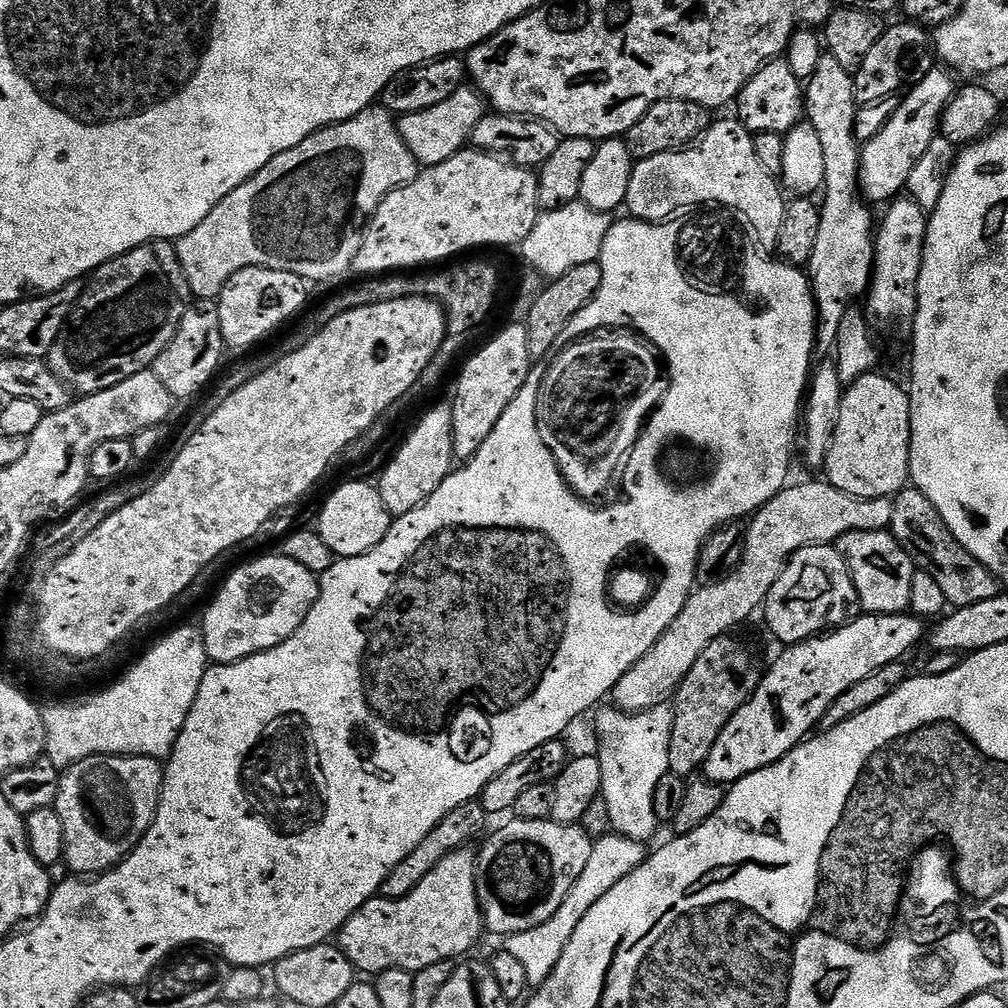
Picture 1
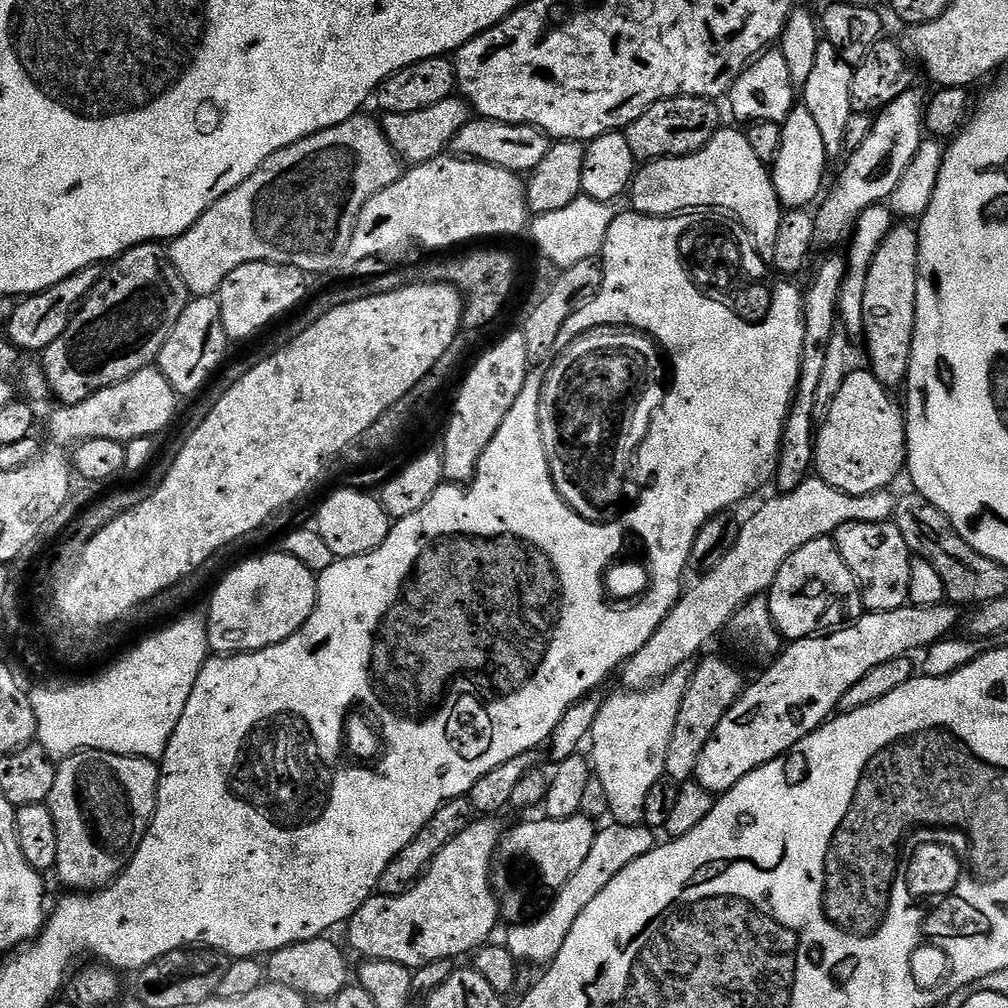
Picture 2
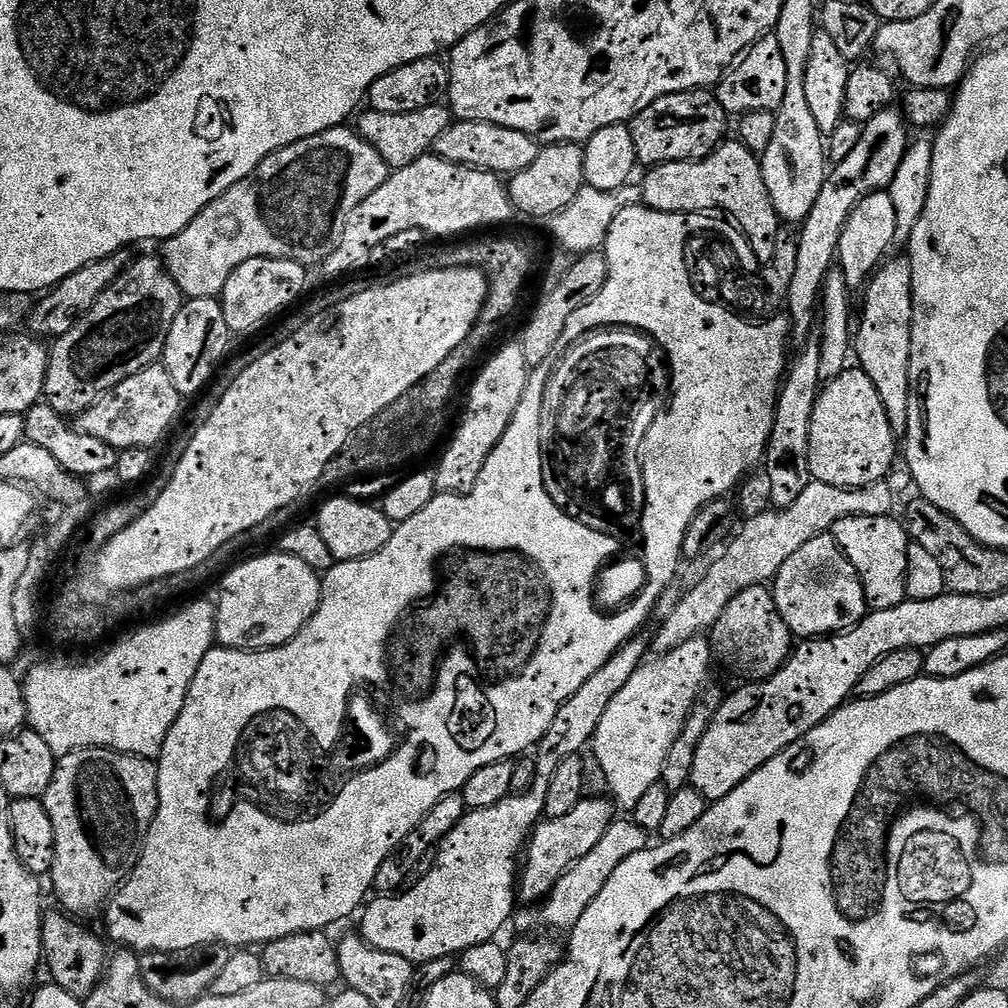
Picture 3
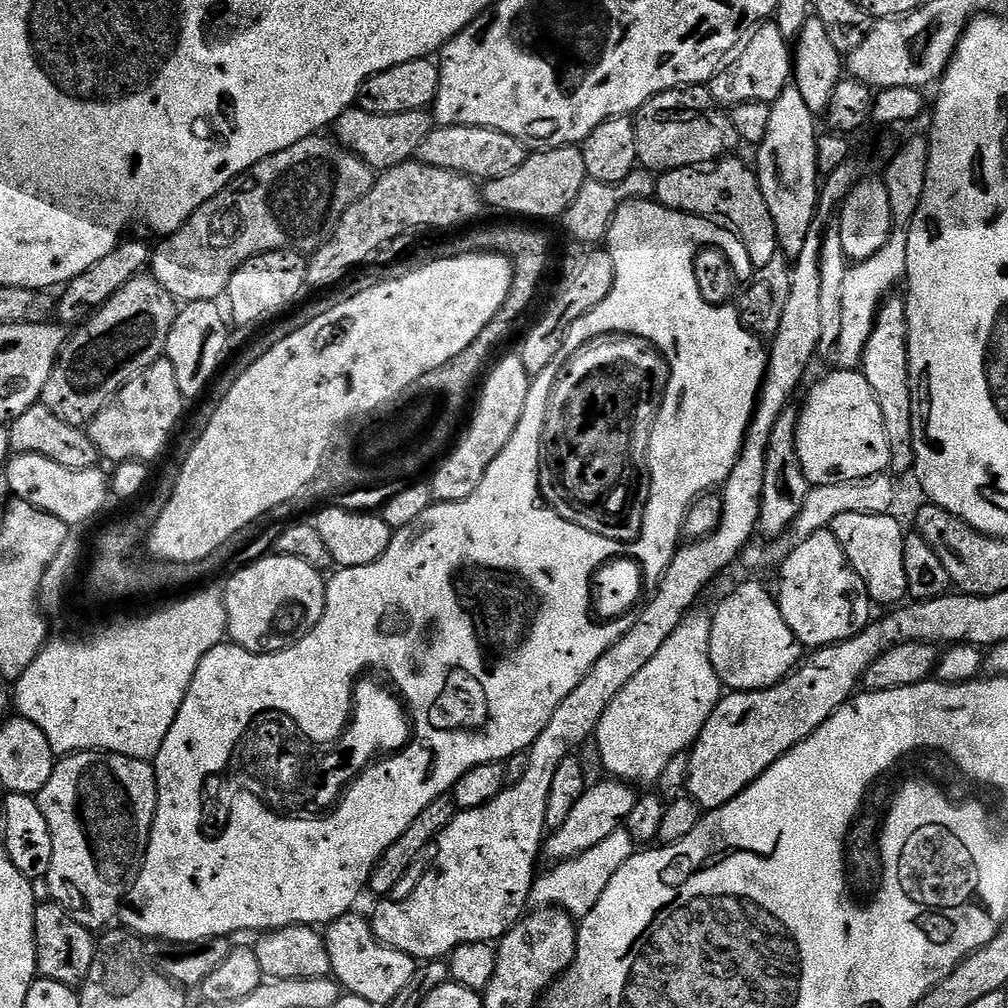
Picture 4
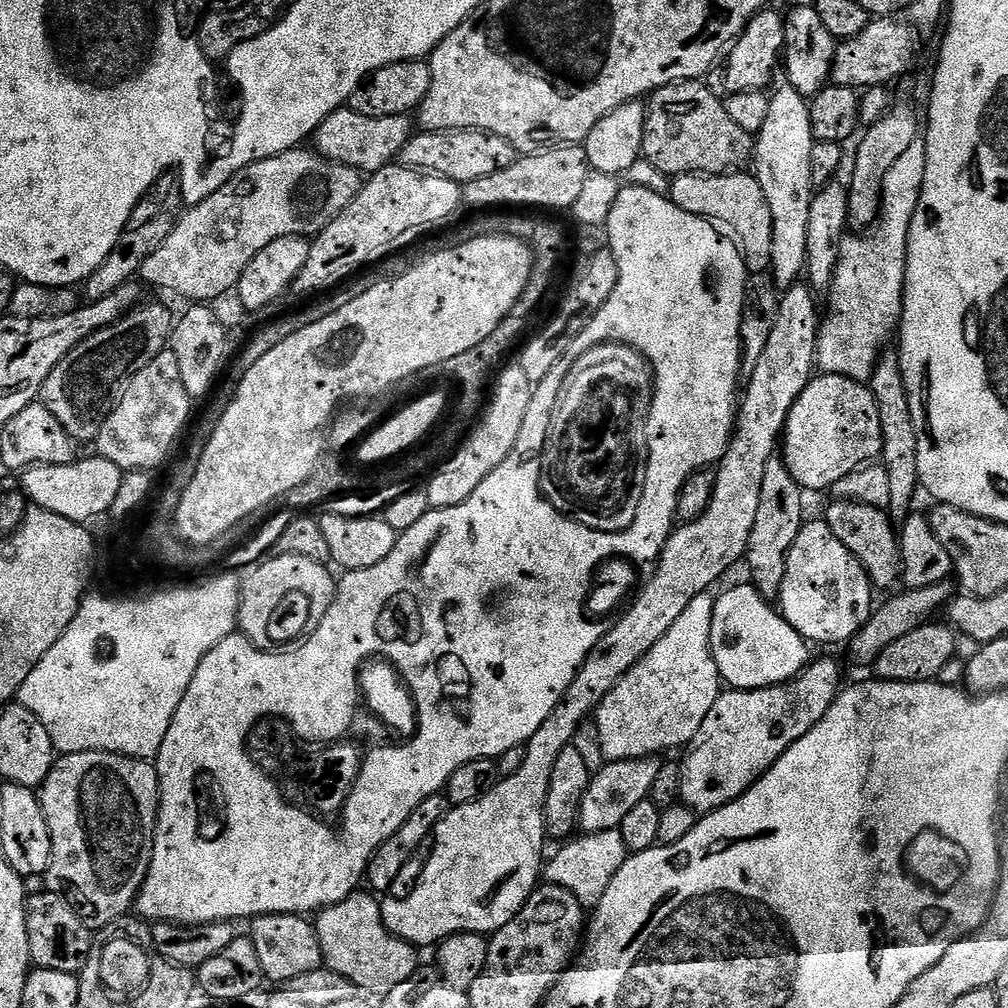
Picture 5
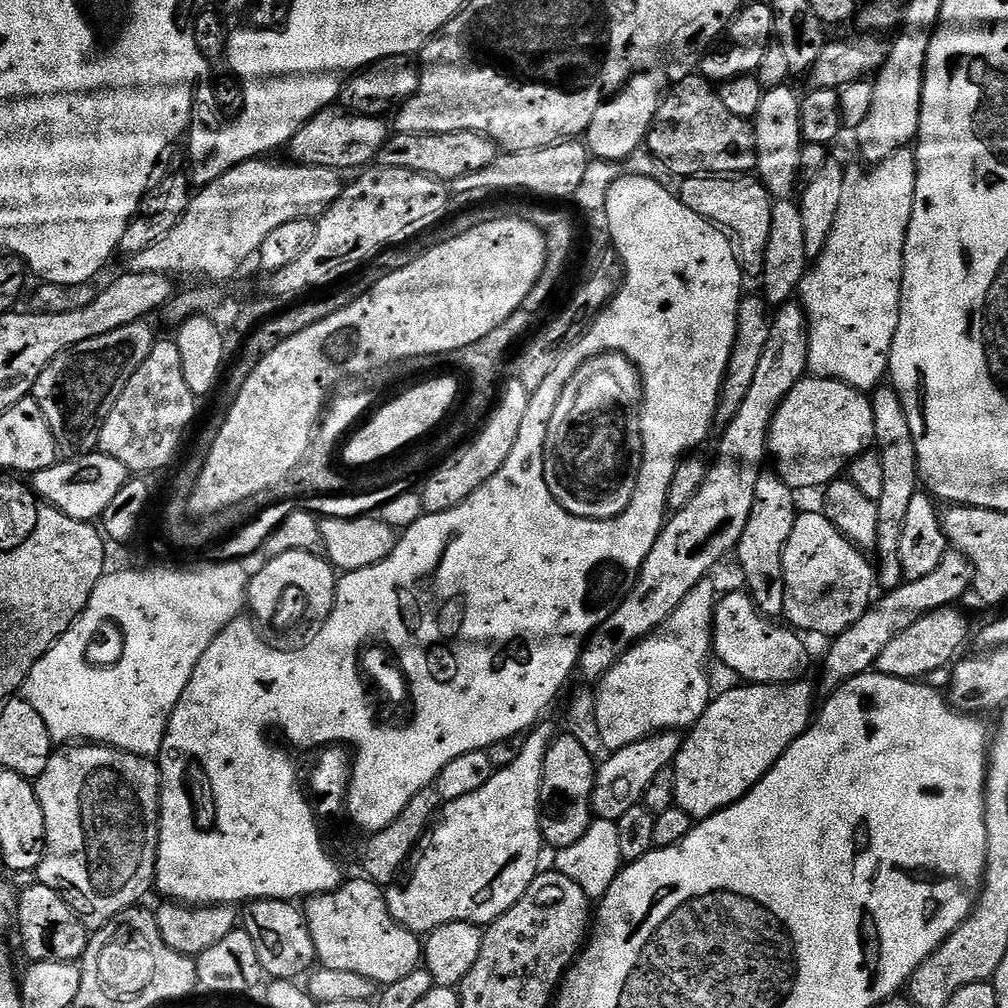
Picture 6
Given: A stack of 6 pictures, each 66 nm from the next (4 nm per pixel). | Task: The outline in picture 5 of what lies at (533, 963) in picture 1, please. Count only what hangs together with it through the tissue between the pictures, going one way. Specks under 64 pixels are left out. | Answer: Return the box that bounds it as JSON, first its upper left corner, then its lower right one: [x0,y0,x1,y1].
[543,828,630,910]

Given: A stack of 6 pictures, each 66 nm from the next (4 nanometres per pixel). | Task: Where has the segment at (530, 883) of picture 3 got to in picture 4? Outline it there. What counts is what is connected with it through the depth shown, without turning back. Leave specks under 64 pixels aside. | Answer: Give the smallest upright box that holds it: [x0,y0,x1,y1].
[543,778,637,862]

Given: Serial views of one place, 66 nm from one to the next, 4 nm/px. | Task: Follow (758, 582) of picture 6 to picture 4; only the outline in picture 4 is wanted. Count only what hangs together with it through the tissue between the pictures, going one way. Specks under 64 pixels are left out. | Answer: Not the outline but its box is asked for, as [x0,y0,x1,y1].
[760,406,810,538]

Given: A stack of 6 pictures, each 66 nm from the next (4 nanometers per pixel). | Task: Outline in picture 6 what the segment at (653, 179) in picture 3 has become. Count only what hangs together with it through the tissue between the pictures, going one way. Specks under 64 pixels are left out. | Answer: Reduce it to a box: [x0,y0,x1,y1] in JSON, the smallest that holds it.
[678,174,774,277]

